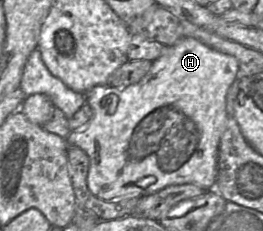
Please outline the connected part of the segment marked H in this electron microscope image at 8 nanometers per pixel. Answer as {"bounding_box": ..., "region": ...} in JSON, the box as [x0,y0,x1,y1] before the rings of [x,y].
{"bounding_box":[65,37,239,200],"region":[[[186,37],[179,40],[173,46],[166,47],[163,54],[152,61],[149,72],[139,82],[125,88],[97,85],[87,91],[84,95],[86,103],[92,108],[92,118],[83,128],[71,131],[65,140],[68,146],[81,148],[89,158],[87,185],[90,192],[100,199],[114,200],[123,197],[141,197],[153,194],[167,186],[187,183],[195,184],[205,191],[214,190],[217,179],[219,144],[228,120],[226,96],[229,88],[238,76],[238,71],[239,63],[233,56],[216,51],[197,39]]]}

